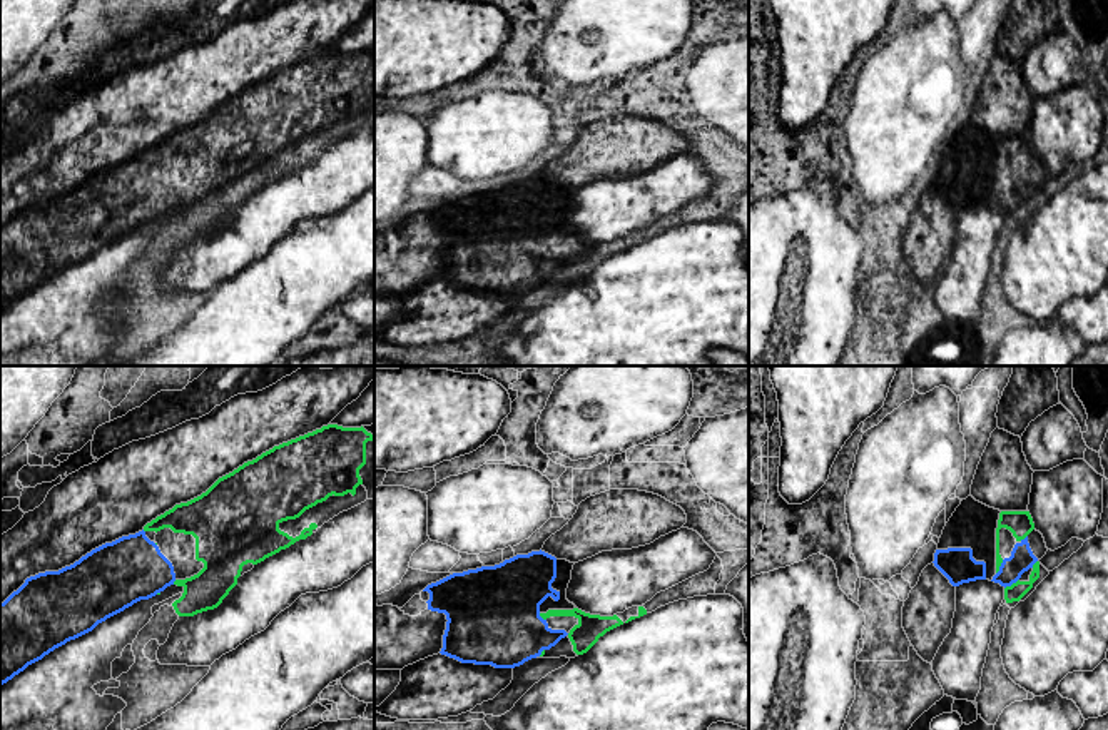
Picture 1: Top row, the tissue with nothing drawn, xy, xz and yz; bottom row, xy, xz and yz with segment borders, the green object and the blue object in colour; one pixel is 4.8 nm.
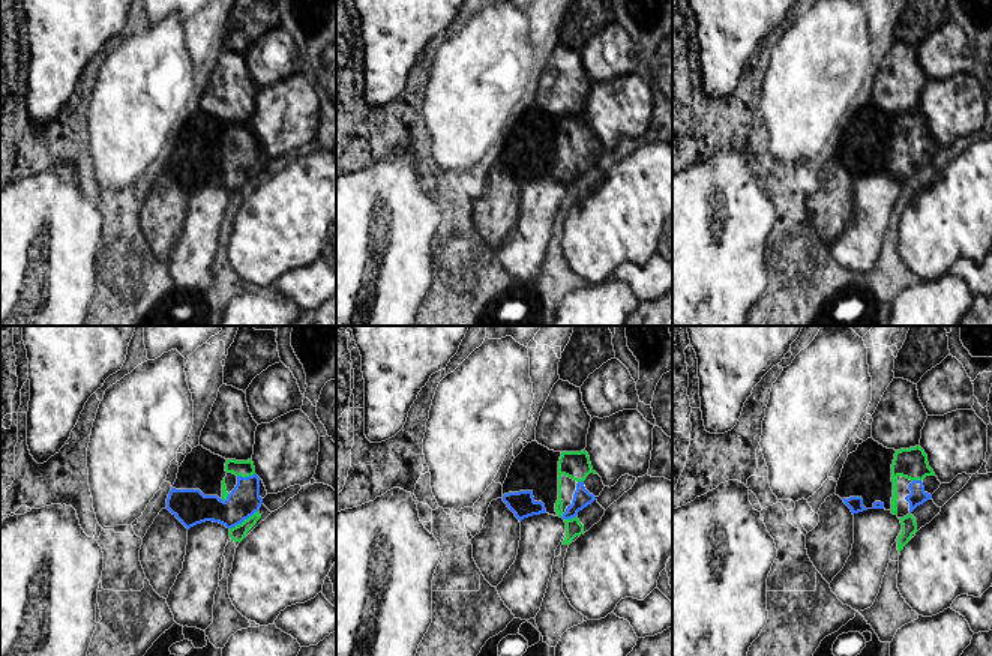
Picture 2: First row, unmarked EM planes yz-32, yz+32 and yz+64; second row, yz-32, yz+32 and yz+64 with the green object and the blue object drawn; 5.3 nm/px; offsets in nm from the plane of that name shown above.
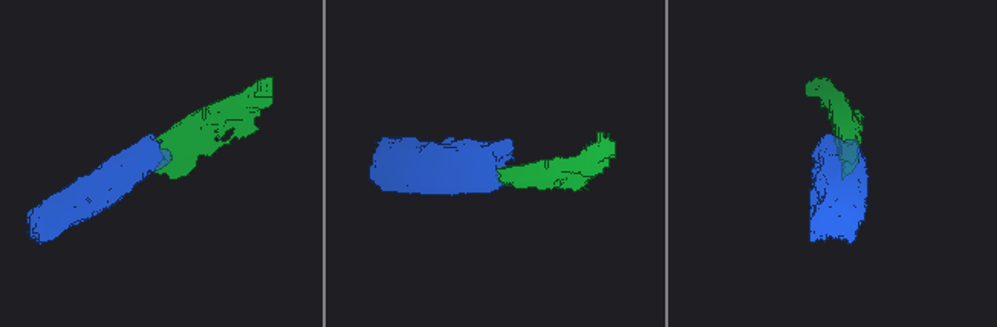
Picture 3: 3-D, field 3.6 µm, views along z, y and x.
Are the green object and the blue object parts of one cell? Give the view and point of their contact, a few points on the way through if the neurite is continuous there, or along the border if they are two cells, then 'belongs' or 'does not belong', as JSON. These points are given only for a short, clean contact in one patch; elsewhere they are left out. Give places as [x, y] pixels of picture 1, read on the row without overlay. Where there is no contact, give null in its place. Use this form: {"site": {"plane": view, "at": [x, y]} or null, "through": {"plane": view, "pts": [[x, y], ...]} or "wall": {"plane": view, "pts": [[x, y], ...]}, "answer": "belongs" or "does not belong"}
{"site": {"plane": "yz", "at": [1013, 209]}, "through": {"plane": "yz", "pts": [[1020, 214], [1013, 209], [1013, 194], [1021, 184]]}, "answer": "belongs"}

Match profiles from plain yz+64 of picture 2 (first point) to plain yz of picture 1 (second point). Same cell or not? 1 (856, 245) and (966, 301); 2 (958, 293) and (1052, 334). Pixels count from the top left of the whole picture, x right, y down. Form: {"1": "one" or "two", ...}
{"1": "one", "2": "one"}

